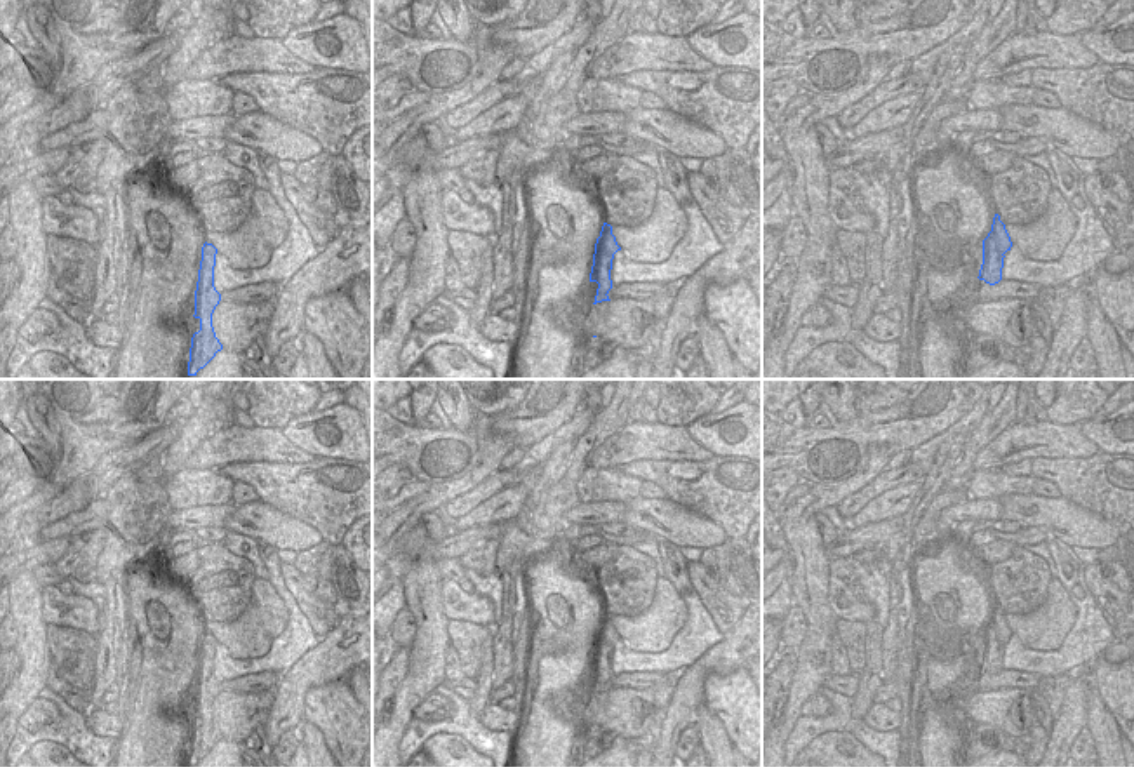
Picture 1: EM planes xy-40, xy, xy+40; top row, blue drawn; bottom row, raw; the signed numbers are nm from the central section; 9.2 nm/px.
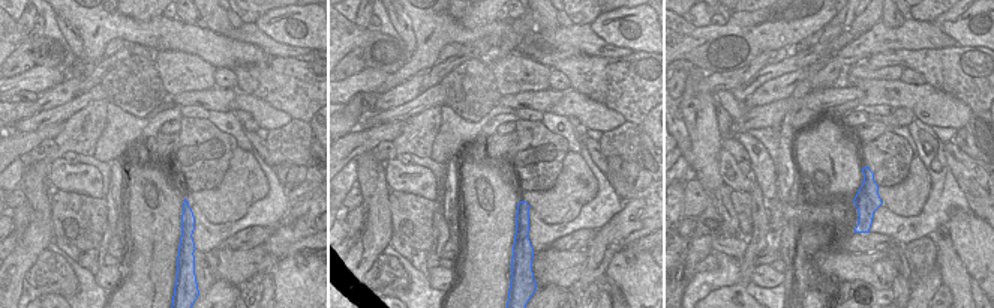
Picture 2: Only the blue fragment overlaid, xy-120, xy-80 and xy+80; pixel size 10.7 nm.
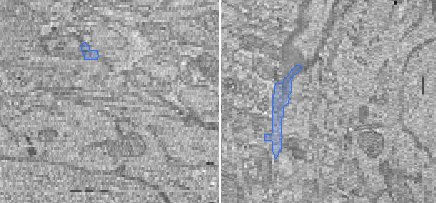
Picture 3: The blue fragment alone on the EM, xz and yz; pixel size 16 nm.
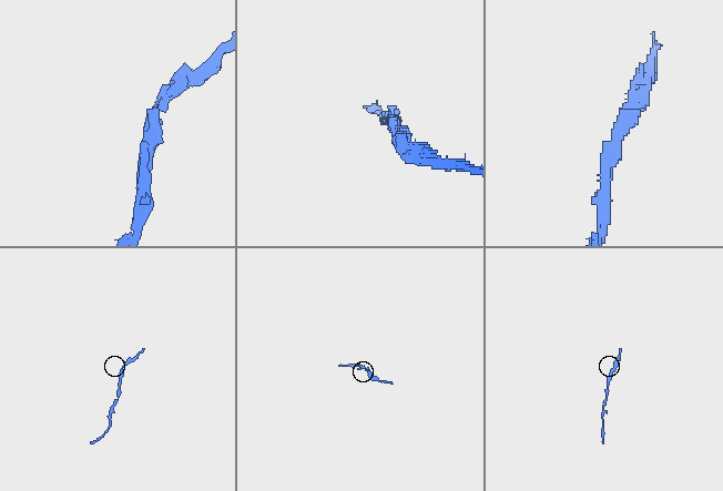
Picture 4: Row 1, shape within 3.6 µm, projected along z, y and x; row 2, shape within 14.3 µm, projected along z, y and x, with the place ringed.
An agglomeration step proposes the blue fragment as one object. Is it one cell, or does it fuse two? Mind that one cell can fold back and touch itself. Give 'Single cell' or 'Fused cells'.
Single cell.

